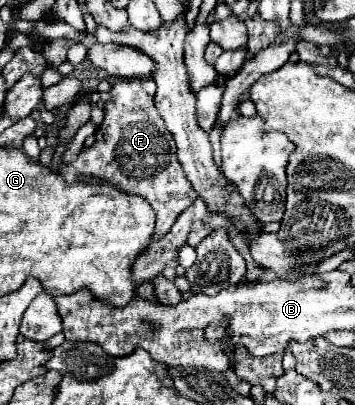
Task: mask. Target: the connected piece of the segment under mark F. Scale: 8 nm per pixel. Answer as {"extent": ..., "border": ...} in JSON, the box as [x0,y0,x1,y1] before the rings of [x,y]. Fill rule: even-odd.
{"extent":[59,80,197,238],"border":[[[117,80],[111,88],[111,100],[105,102],[105,120],[95,132],[95,144],[83,148],[71,164],[61,164],[59,172],[67,184],[89,182],[99,184],[107,180],[125,194],[137,194],[145,198],[157,214],[153,238],[165,236],[179,214],[197,200],[183,170],[173,170],[175,142],[165,128],[155,104],[153,80]]]}

